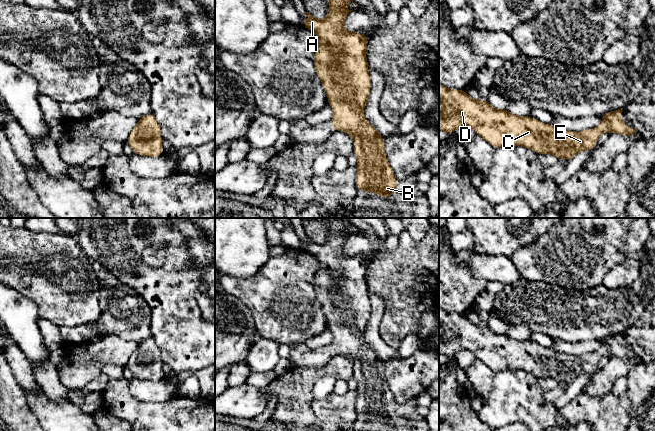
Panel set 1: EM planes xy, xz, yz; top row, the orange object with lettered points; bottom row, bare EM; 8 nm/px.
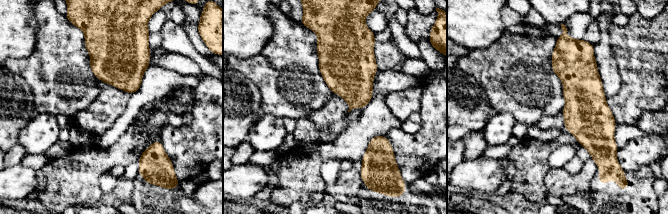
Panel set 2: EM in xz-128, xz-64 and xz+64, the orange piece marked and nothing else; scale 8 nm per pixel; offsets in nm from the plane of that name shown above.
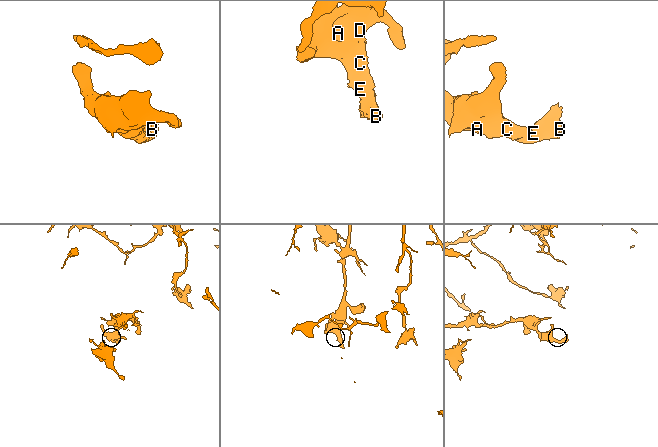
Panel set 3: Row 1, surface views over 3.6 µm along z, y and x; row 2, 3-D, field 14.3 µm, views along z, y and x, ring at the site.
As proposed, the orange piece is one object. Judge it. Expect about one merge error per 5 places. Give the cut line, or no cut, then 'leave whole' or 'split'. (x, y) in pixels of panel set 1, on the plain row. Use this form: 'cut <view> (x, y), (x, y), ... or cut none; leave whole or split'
cut none; leave whole

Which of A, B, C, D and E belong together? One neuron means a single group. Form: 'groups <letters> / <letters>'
groups A B C D E

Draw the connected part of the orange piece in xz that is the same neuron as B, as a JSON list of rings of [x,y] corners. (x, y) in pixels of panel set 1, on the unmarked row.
[[[329,218],[329,235],[323,244],[314,242],[307,236],[308,242],[303,251],[315,256],[320,269],[314,278],[314,290],[328,321],[328,328],[333,333],[333,345],[330,347],[335,355],[343,355],[353,360],[354,378],[357,381],[356,413],[362,416],[375,416],[378,420],[389,423],[400,408],[394,403],[394,395],[385,380],[384,363],[376,352],[363,339],[372,309],[366,283],[366,271],[369,261],[361,256],[348,256],[344,252],[344,243],[352,234],[346,228],[353,225],[344,218]]]

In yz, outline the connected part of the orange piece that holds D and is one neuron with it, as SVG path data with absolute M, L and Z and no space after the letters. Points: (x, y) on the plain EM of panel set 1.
M439 308L439 355L454 357L459 351L470 350L478 360L493 371L523 370L536 378L552 378L558 383L571 384L577 377L594 373L603 356L633 359L637 353L630 353L621 345L623 332L602 338L603 345L593 353L584 356L558 353L552 348L542 347L529 340L517 340L507 333L494 333L488 325L469 321L466 314L449 313Z

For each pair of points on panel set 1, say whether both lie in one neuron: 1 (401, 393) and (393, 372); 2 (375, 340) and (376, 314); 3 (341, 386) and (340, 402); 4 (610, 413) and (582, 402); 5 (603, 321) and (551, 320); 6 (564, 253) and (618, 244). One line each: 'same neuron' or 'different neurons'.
1: same neuron
2: same neuron
3: different neurons
4: same neuron
5: same neuron
6: same neuron

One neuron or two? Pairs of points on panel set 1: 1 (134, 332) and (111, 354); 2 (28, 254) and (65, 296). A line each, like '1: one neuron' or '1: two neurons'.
1: two neurons
2: one neuron

